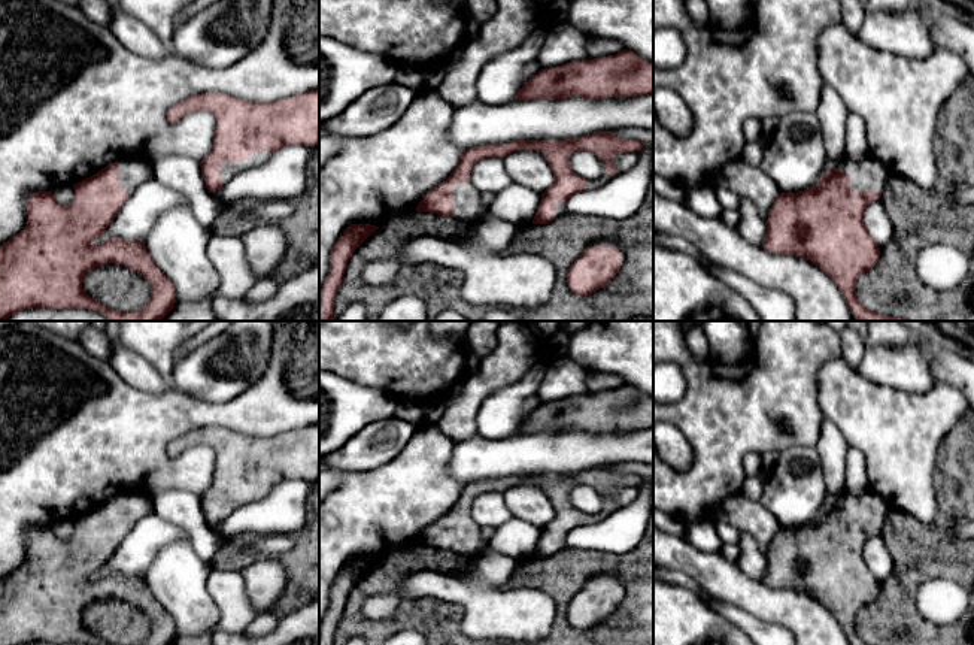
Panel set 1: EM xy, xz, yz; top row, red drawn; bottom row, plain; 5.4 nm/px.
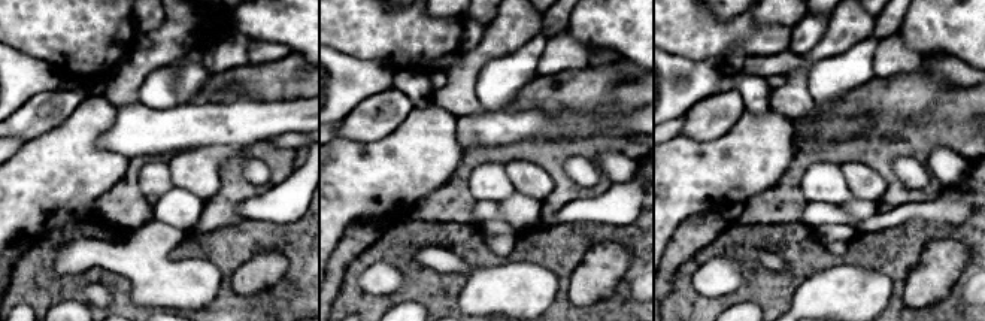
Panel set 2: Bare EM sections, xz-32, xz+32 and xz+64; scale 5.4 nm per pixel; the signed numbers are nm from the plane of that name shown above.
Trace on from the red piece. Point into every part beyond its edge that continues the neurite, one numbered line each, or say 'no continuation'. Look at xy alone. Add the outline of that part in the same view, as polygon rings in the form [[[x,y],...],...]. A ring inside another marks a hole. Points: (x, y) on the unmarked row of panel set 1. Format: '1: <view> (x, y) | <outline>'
1: xy (133, 505) | [[[133,490],[118,494],[119,523],[130,530],[146,515],[154,512],[152,500],[145,493]],[[130,530],[127,533],[130,533]]]
2: xy (228, 505) | [[[264,484],[249,490],[246,494],[242,496],[230,496],[221,499],[221,515],[227,517],[236,509],[240,509],[242,506],[261,500],[266,497],[274,487],[267,487]]]

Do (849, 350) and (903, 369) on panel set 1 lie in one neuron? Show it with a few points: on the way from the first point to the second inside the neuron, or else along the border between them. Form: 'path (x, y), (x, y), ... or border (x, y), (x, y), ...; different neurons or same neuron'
border (867, 348), (855, 366), (849, 366), (840, 359); different neurons

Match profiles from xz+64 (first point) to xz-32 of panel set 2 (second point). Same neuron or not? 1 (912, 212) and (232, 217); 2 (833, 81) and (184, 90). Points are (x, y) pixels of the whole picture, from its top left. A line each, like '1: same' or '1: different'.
1: different
2: different

